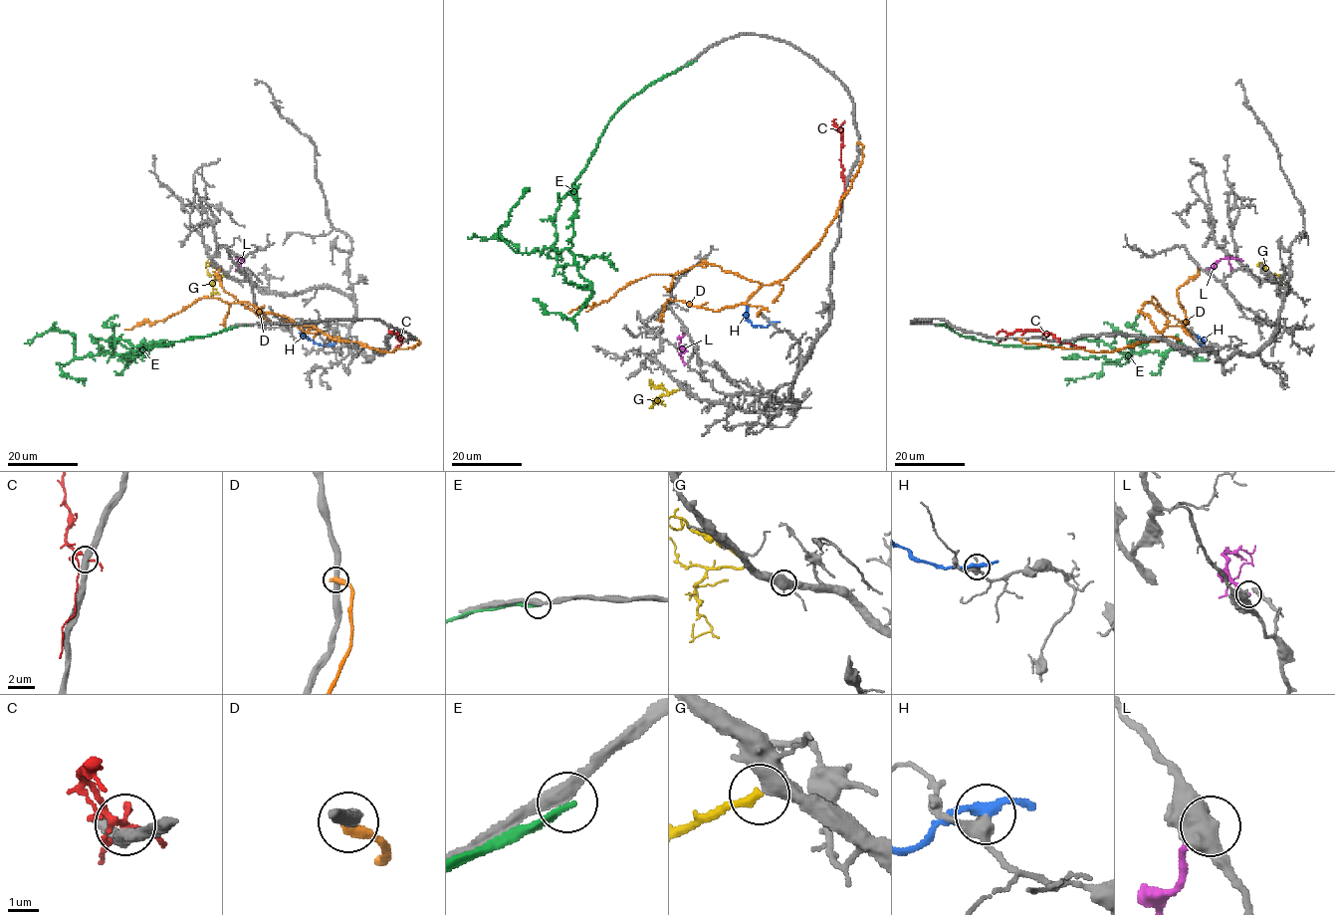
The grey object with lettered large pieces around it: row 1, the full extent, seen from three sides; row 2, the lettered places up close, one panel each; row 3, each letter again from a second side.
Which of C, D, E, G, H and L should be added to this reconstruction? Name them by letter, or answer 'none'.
G

